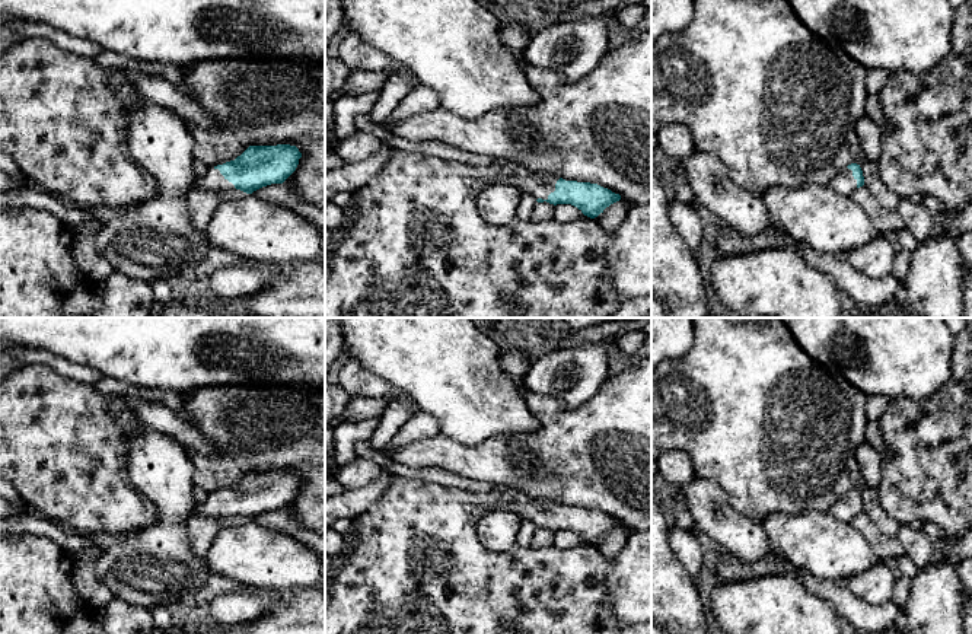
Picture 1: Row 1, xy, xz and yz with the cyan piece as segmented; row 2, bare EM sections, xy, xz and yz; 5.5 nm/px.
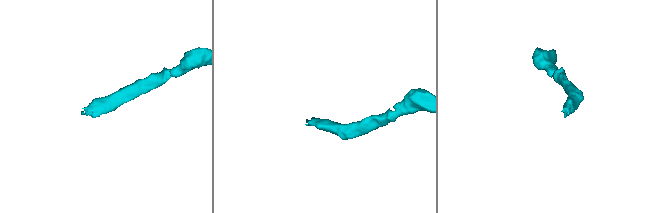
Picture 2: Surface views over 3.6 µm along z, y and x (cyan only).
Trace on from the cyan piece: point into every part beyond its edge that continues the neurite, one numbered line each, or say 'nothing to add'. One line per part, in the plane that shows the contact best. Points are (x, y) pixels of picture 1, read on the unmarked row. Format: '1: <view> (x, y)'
1: xz (418, 538)

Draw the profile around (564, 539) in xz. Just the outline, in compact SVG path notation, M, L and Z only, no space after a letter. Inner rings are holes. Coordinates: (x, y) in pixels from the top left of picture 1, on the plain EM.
M557 531L552 545L561 549L570 549L581 545L584 541L581 536L571 531Z

